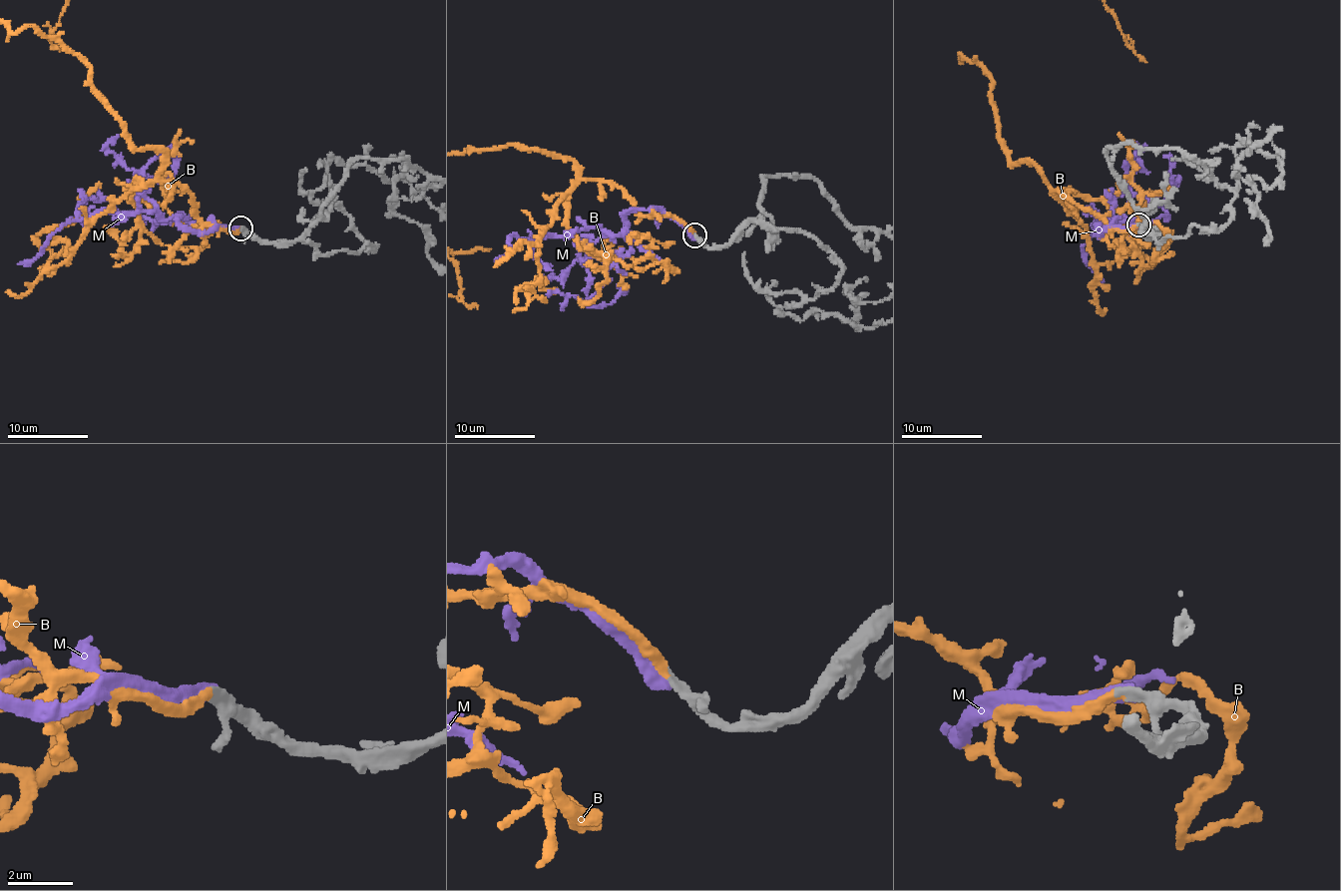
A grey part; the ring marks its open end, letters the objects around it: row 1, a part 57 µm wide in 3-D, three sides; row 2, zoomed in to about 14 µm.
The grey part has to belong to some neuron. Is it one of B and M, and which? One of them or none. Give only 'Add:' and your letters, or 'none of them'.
Add: B

